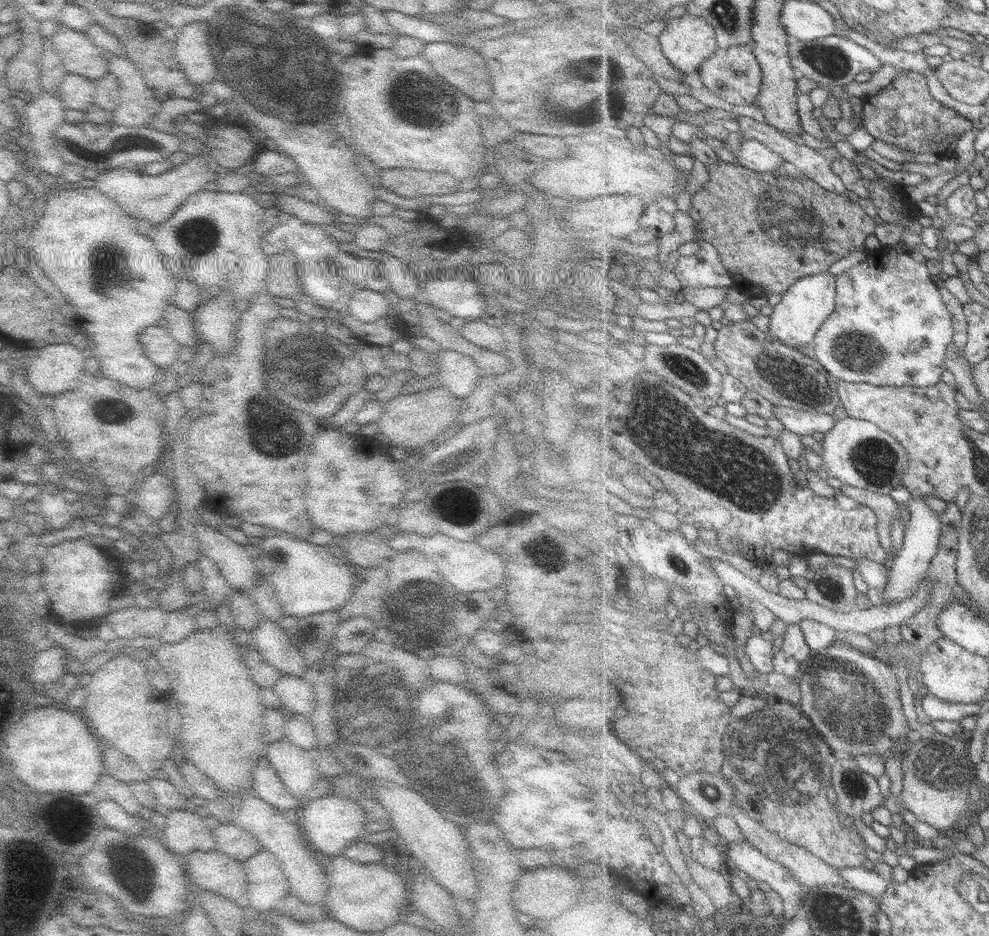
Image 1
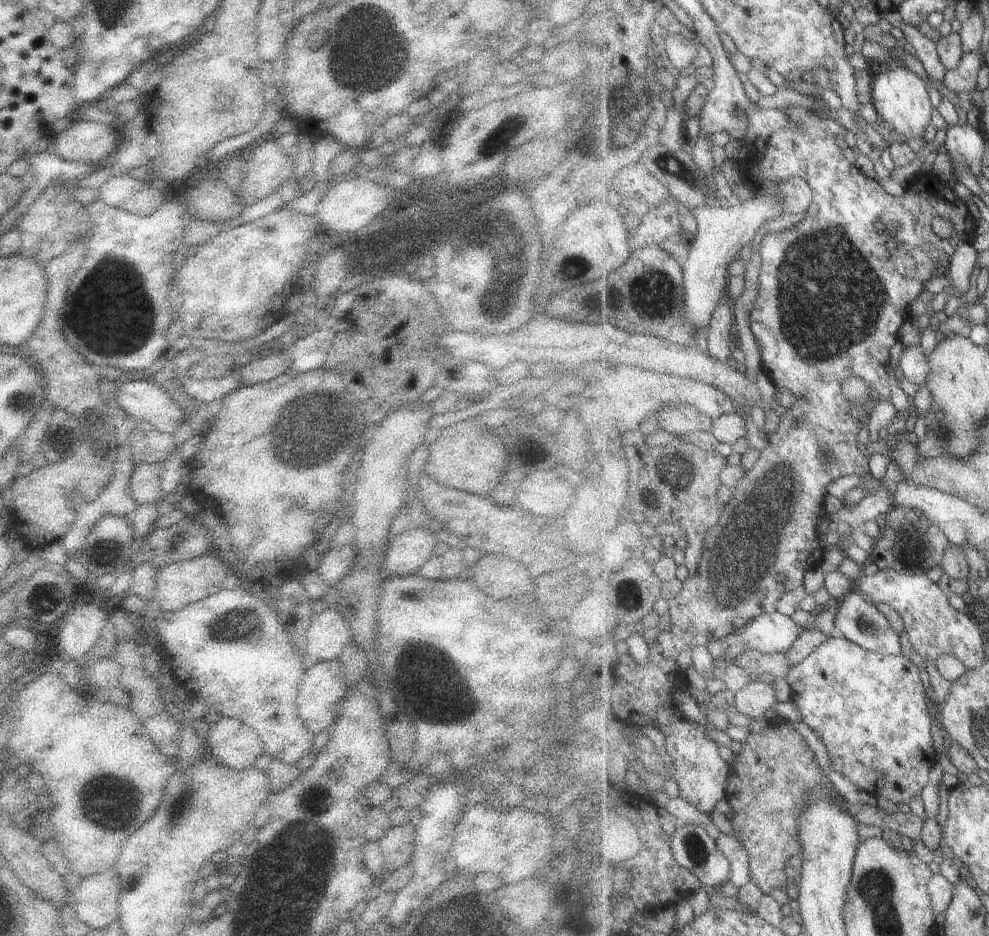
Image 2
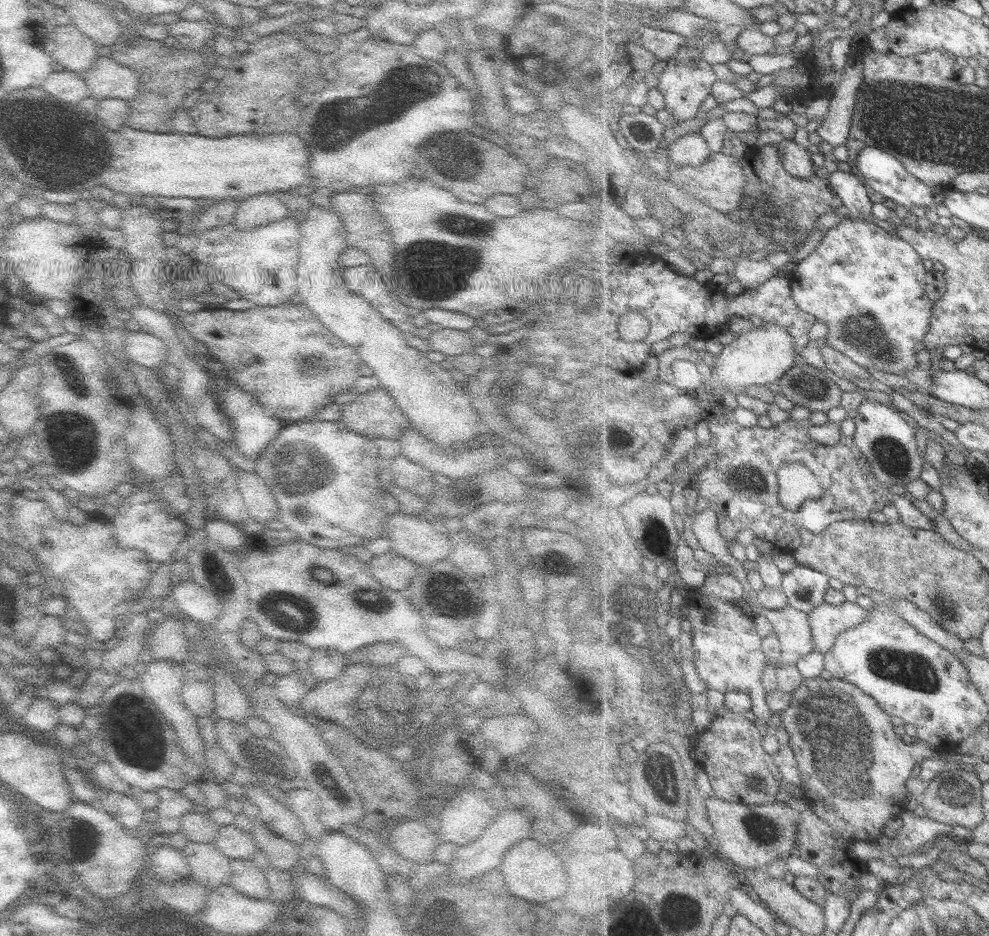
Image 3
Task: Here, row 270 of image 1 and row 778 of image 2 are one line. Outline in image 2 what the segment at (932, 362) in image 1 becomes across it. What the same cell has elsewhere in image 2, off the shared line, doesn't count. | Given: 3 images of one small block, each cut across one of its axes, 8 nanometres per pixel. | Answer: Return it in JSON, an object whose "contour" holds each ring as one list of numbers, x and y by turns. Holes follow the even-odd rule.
{"contour":[[835,636,795,664,786,680,791,688,791,701,802,714,803,722,826,747,832,762,829,770,845,775,858,792,883,796,895,804,909,804,915,796,921,797,939,754,932,735,935,718,927,706,921,672,907,655,886,655]]}

